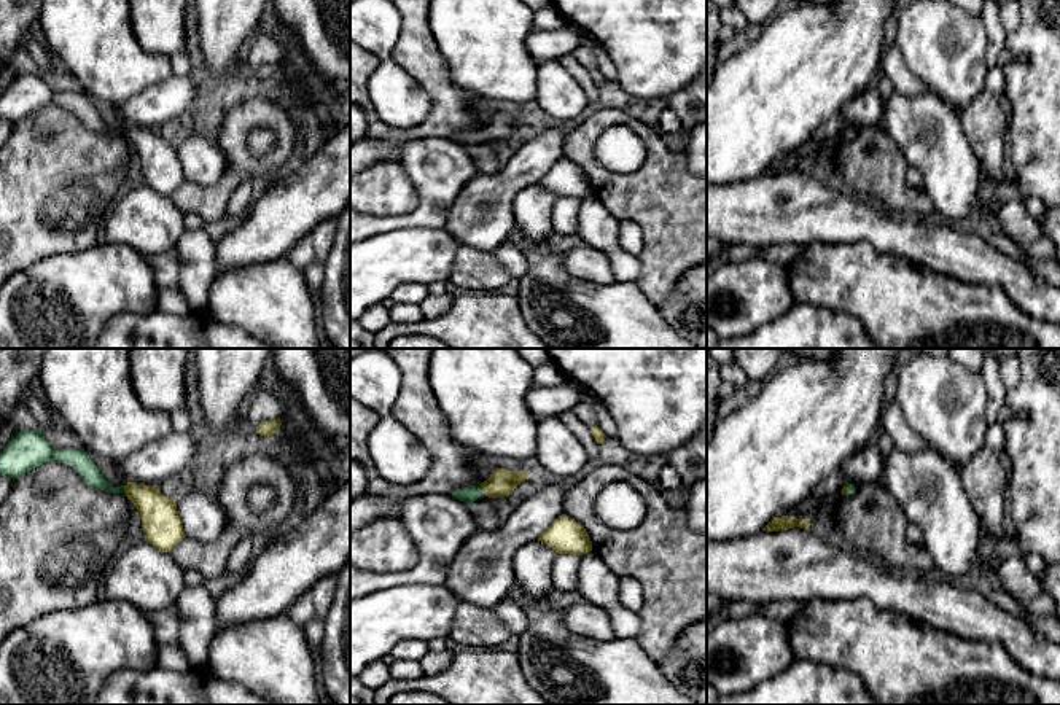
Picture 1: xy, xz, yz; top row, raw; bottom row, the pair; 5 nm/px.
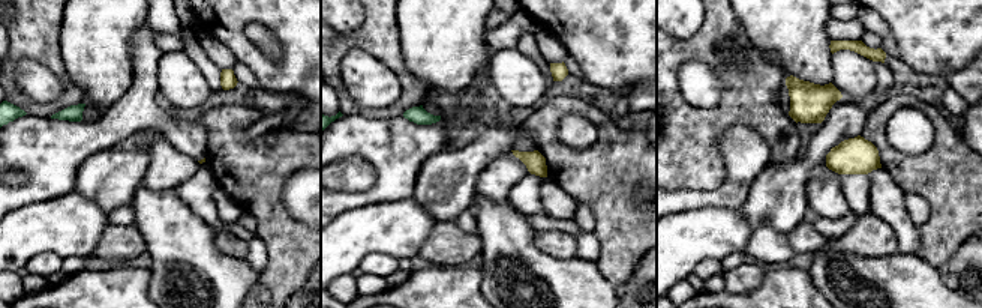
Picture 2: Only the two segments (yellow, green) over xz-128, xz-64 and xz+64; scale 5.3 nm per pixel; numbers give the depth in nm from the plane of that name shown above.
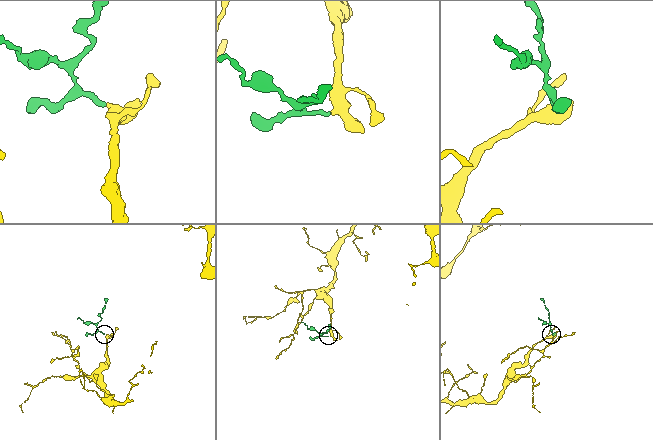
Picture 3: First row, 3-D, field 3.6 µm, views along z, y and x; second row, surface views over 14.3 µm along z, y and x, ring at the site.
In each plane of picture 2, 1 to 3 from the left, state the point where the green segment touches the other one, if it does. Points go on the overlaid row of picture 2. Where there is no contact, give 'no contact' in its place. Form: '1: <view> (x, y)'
1: no contact
2: no contact
3: no contact

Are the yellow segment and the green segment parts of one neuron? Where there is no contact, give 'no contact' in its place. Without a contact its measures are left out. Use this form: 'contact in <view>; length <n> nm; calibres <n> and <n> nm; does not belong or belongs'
contact in xz; length 50 nm; calibres 140 and 80 nm; belongs

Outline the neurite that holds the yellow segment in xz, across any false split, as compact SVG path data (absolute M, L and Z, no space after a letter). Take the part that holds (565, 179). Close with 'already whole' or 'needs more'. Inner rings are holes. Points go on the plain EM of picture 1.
M567 158L559 159L538 181L557 197L584 199L592 194L586 172Z | already whole

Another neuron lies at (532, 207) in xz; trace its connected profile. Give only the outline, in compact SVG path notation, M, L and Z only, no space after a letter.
M538 183L522 189L512 204L516 229L530 240L546 240L552 234L551 213L557 199Z

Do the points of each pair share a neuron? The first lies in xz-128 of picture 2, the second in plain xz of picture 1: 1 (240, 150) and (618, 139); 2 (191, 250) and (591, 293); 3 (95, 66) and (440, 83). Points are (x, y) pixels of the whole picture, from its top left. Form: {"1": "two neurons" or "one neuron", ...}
{"1": "two neurons", "2": "one neuron", "3": "two neurons"}

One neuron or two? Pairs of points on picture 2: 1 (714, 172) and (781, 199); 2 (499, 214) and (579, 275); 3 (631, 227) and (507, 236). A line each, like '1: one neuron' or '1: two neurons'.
1: two neurons
2: one neuron
3: two neurons

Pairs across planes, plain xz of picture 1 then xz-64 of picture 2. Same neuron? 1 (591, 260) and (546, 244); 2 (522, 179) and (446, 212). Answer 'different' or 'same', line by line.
1: same
2: same

